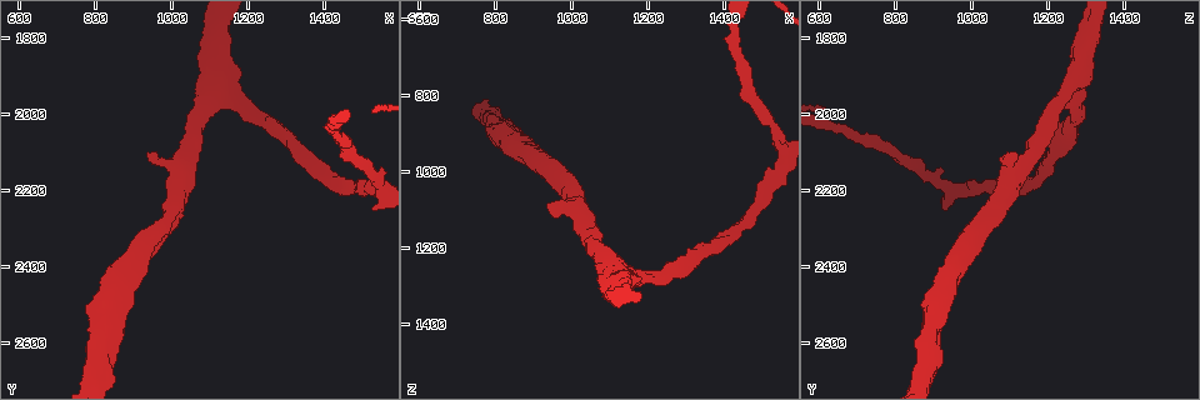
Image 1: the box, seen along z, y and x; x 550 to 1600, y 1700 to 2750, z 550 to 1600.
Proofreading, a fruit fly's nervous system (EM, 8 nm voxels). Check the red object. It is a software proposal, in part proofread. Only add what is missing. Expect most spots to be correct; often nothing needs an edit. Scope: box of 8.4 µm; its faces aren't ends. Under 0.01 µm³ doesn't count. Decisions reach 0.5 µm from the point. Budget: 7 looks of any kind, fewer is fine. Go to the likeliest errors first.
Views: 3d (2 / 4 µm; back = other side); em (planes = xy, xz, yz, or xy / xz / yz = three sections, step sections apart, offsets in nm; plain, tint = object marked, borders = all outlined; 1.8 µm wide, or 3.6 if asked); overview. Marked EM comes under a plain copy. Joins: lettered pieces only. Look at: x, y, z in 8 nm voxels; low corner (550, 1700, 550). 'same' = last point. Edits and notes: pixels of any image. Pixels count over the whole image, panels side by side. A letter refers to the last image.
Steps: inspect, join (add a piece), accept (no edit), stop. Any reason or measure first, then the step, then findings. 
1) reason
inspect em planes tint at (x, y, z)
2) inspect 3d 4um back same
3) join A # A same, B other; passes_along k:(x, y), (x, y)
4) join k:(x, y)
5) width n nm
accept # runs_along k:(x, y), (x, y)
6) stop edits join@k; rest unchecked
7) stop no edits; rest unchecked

branch stops here
inspect em xz step 8 borders at (930, 2100, 1095)

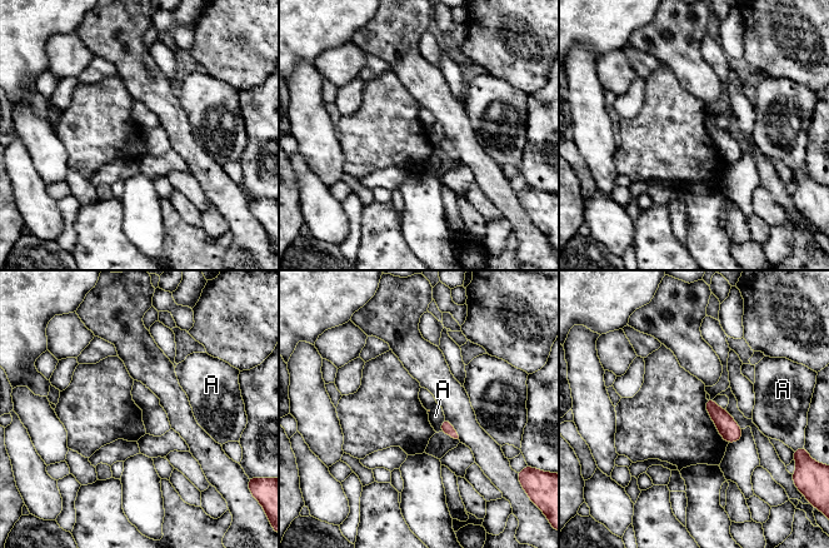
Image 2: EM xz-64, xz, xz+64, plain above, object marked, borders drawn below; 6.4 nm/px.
another direction
inspect em planes borders same

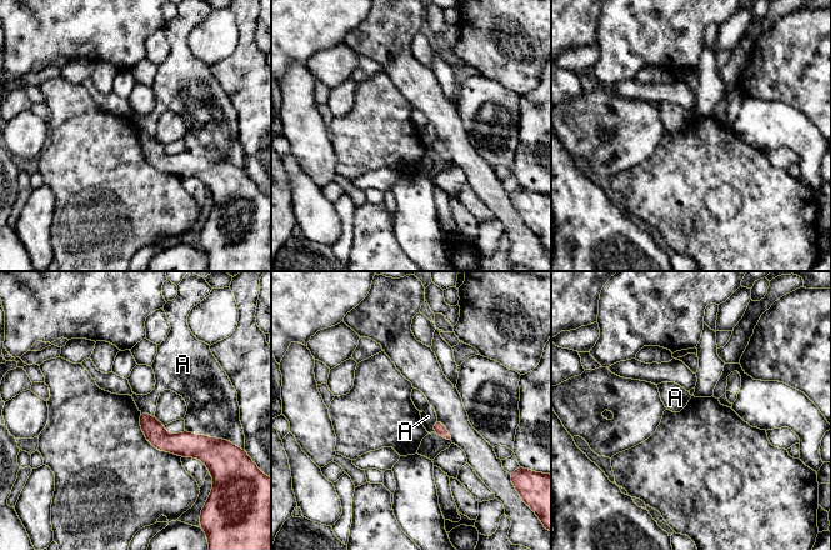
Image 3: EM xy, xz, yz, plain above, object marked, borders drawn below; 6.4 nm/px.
accept # A other; border 3:(185, 429), (214, 439); none of them fits

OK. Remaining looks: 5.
inspect em 3.6um xz step 16 borders at (815, 2550, 900)

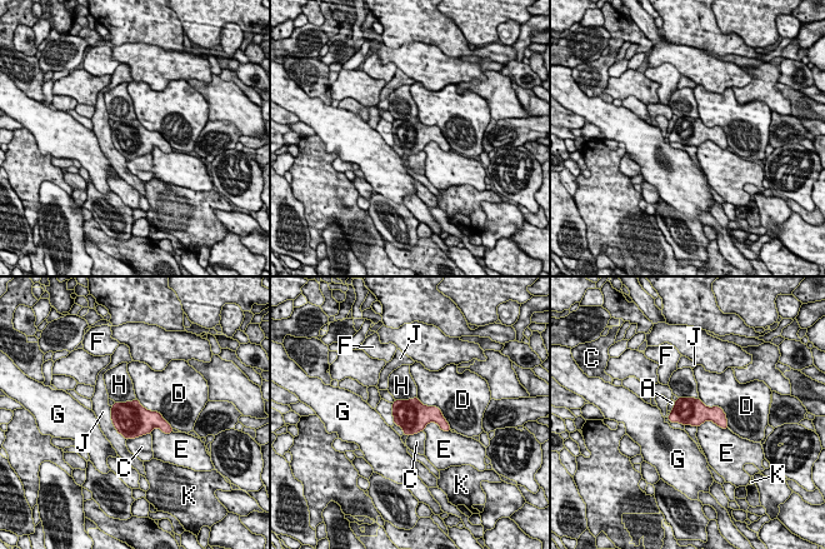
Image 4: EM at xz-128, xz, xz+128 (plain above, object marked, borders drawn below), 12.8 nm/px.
accept # A other, C other, D other, E other, F other, G other, H other, J other, K other; border 4:(150, 433), (126, 440); no lettered piece goes on from it

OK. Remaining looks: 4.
side arm on a straight run
inspect em planes tint at (1100, 1965, 1225)

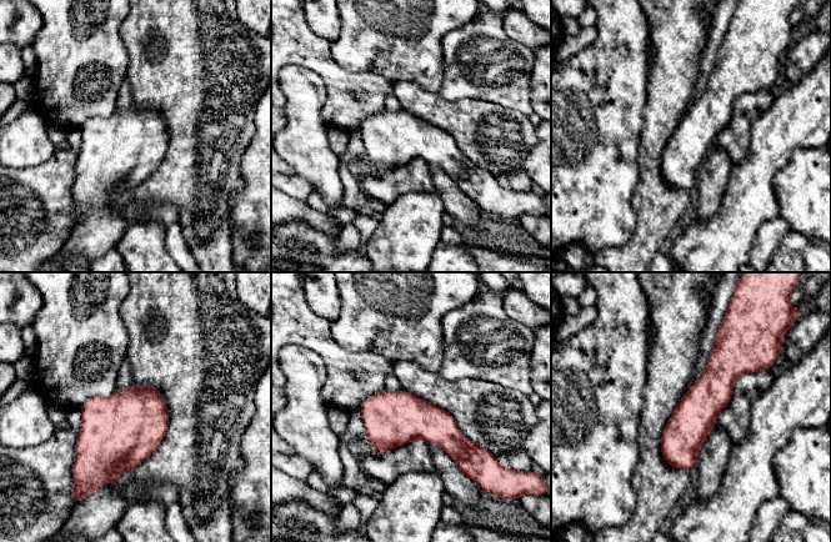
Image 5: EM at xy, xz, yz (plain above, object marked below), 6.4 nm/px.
inspect em planes borders same

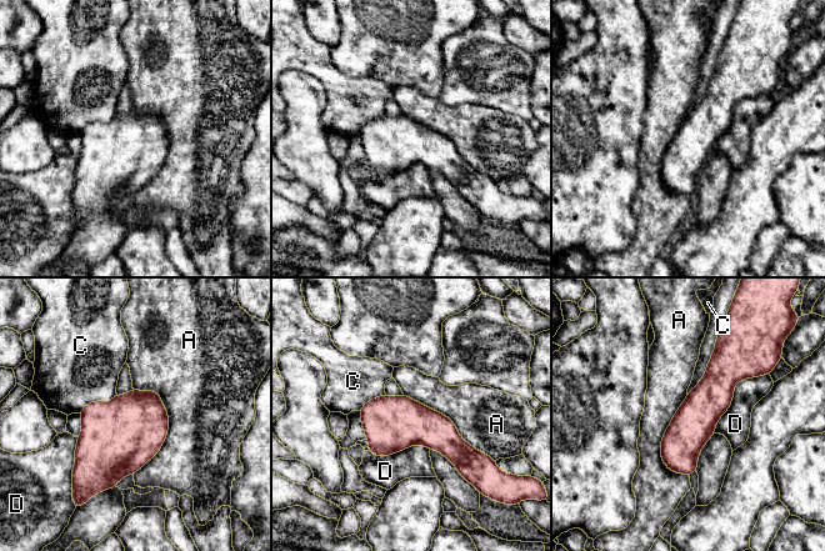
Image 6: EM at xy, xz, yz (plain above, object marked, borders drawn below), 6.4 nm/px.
accept # A other, C other, D other; none of them fits

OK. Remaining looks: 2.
stop no edits; rest unchecked

